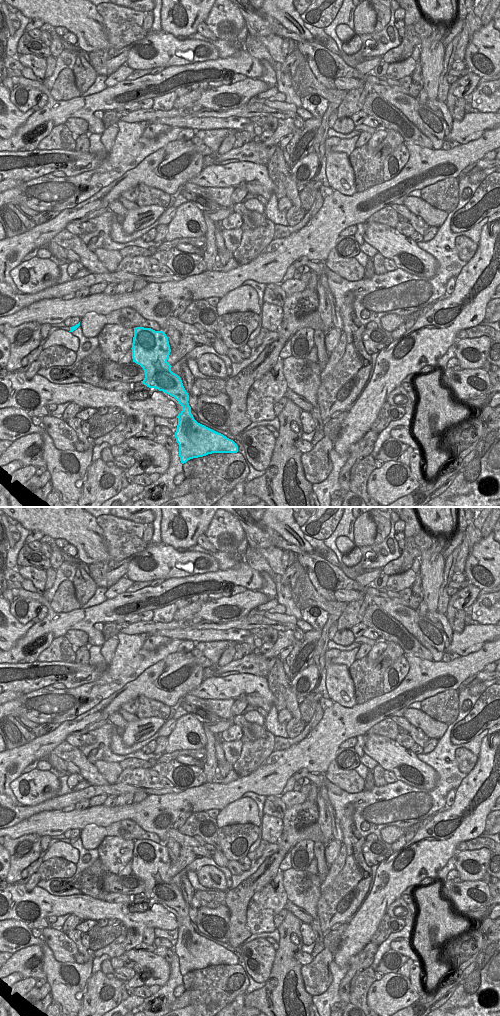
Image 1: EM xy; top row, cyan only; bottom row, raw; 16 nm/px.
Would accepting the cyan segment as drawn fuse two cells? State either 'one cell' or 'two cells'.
one cell

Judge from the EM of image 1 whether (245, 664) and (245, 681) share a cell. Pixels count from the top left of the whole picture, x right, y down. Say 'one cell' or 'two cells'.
two cells

